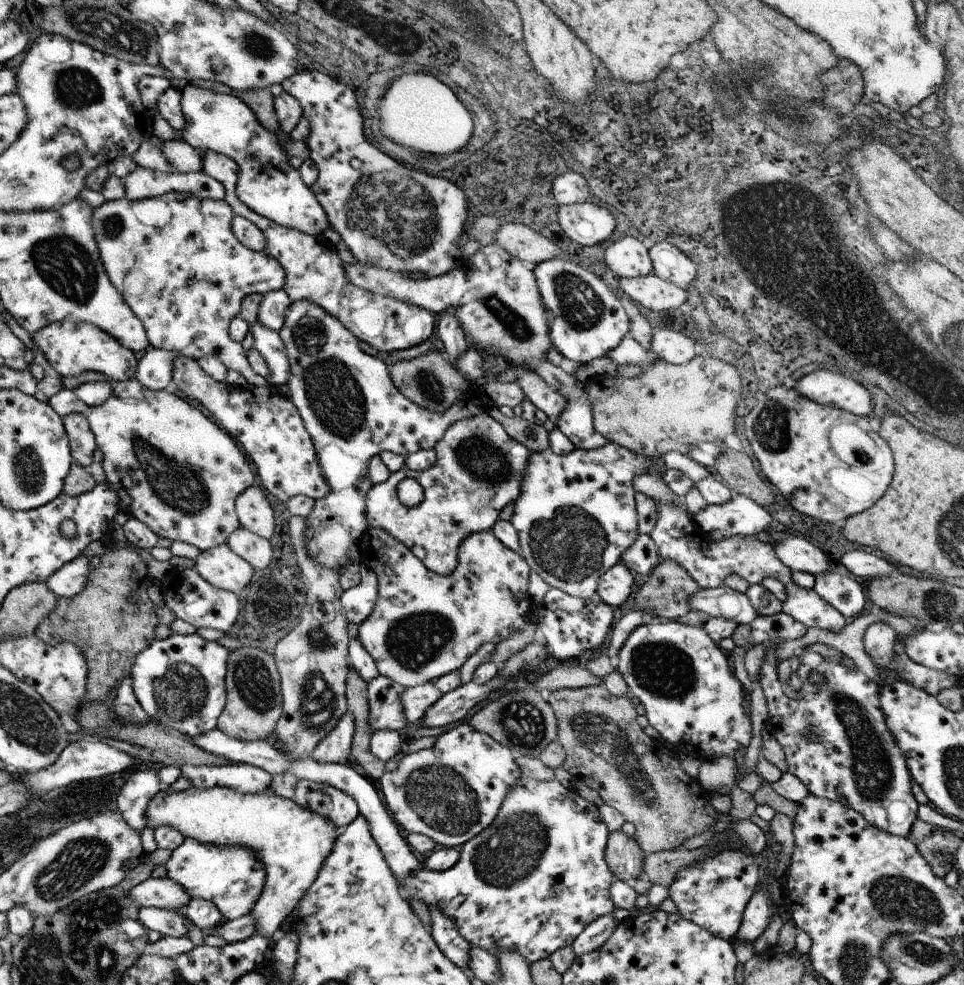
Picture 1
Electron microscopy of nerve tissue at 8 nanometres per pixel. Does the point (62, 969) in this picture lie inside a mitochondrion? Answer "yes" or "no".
yes

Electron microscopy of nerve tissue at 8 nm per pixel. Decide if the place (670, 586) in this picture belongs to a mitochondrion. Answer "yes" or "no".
no

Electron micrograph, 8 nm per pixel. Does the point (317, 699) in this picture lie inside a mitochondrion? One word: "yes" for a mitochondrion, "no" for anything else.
yes

